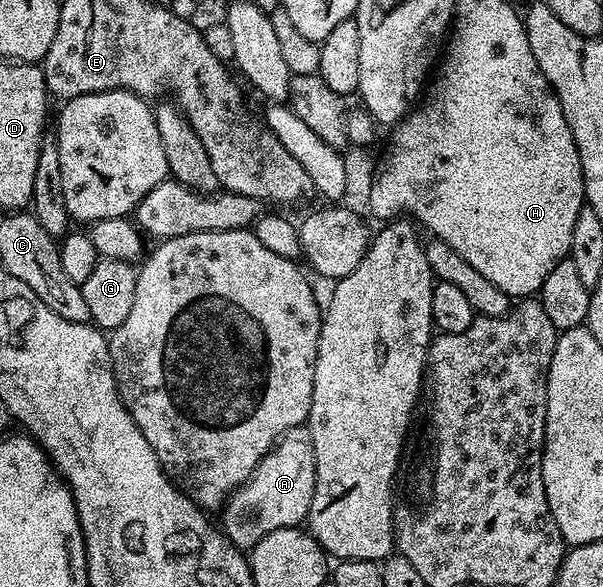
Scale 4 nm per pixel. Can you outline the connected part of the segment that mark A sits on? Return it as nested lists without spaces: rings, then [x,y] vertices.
[[[309,426],[293,427],[290,431],[285,431],[279,437],[274,448],[266,454],[256,465],[256,469],[250,478],[242,486],[237,487],[226,500],[221,508],[222,523],[220,530],[235,547],[239,549],[251,549],[262,537],[268,533],[275,532],[276,529],[285,527],[297,527],[307,522],[310,506],[312,505],[312,493],[316,485],[316,449],[312,449],[312,433]]]

